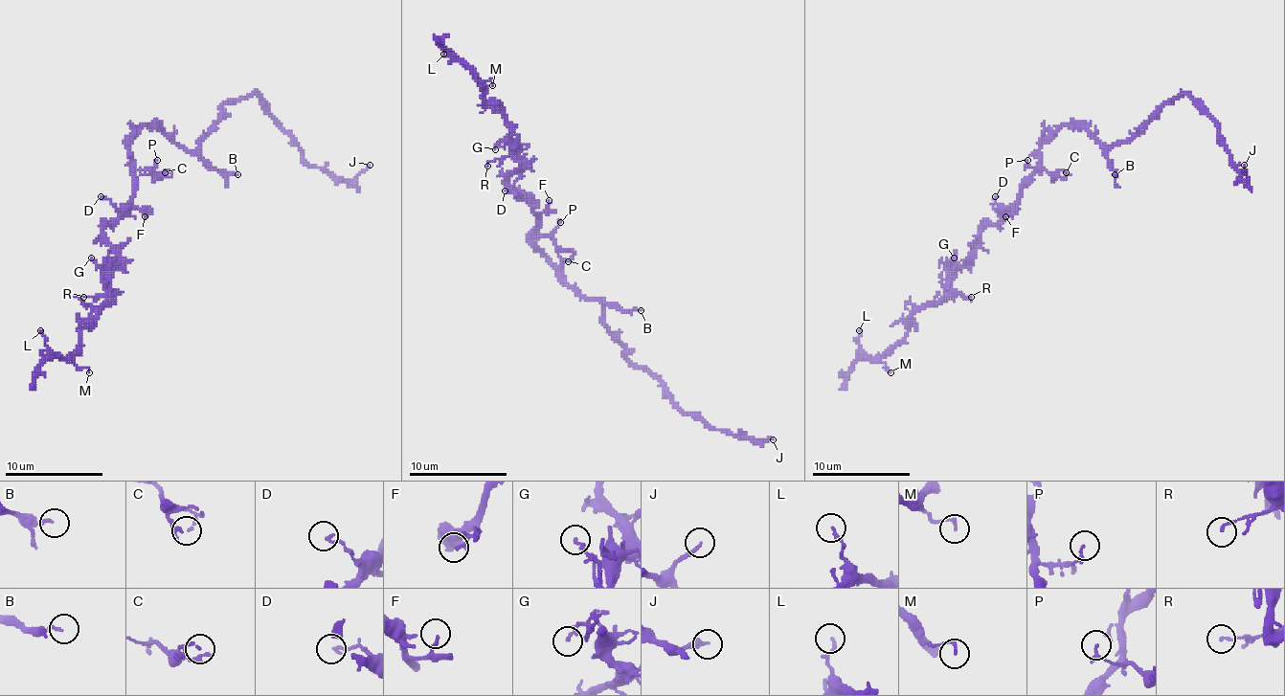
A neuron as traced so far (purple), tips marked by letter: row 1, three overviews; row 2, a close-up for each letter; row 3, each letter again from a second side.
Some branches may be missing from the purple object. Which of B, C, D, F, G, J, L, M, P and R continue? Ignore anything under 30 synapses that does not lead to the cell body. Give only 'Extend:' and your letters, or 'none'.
Extend: none

